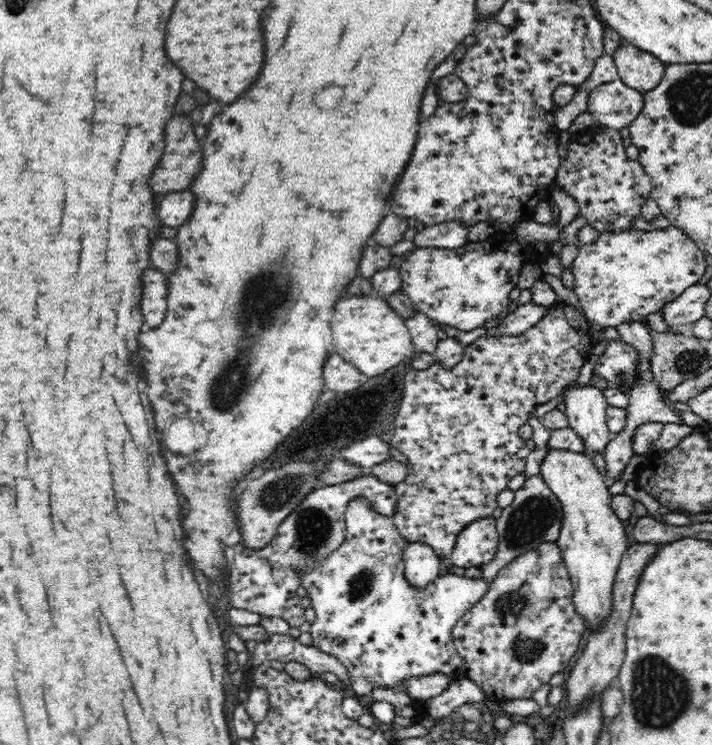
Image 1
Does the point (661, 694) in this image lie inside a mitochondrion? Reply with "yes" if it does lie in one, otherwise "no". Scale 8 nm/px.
yes

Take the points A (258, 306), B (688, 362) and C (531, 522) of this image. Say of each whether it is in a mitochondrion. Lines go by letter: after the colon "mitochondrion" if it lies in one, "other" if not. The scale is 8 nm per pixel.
A: mitochondrion
B: mitochondrion
C: mitochondrion

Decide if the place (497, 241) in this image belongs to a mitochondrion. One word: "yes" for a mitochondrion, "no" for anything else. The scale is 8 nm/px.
no

